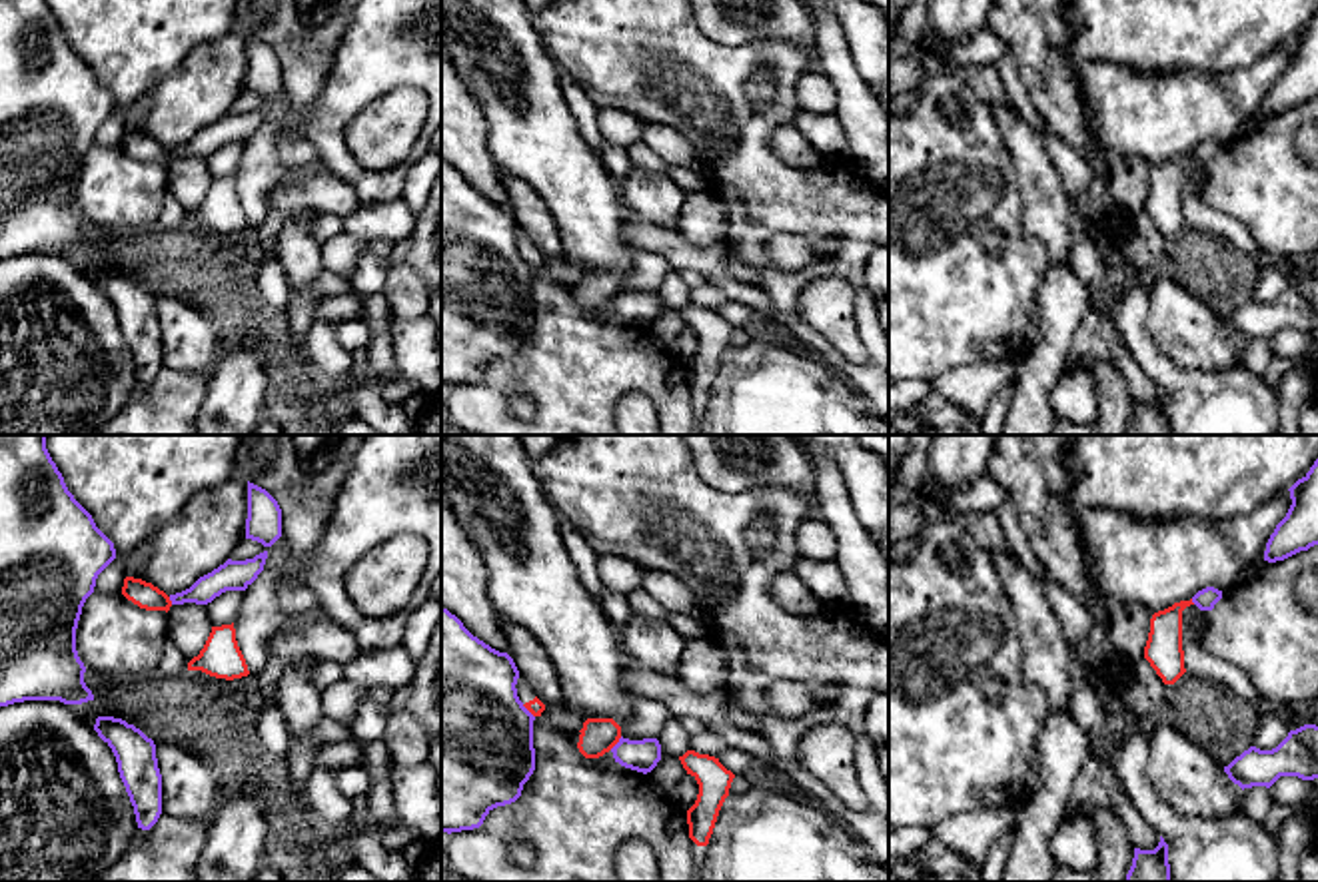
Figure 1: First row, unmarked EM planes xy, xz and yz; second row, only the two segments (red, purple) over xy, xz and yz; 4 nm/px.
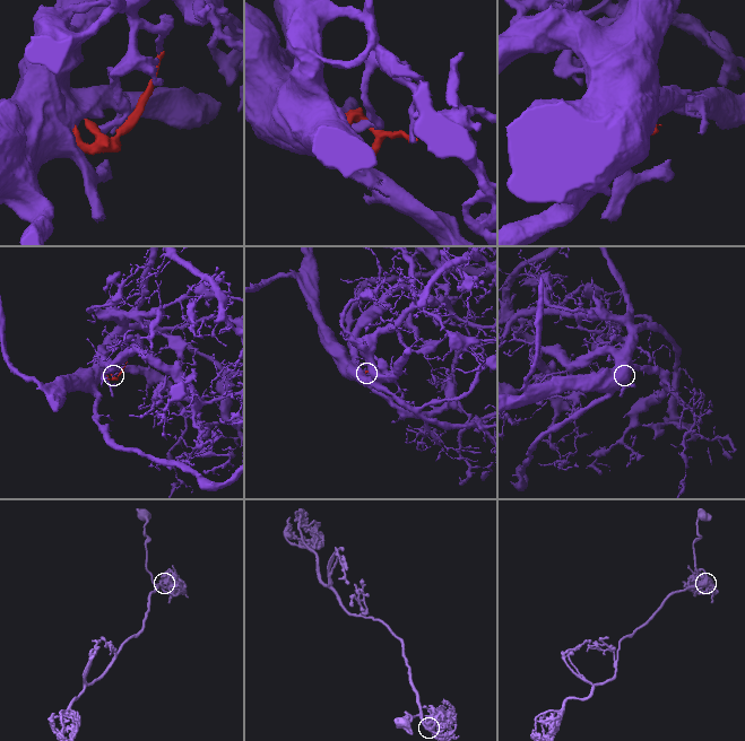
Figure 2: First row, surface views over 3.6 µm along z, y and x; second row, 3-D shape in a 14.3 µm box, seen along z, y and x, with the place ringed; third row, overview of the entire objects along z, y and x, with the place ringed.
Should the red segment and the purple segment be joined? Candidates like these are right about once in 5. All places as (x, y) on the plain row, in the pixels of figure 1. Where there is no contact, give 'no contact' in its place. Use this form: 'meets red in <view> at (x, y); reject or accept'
meets red in xz at (616, 296); reject

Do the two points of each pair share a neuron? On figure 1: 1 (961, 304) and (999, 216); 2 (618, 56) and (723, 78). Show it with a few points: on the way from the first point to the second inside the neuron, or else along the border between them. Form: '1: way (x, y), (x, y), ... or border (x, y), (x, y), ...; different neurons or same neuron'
1: way (961, 282), (961, 252), (977, 236); same neuron
2: way (644, 56), (661, 56), (681, 74), (697, 74); same neuron

